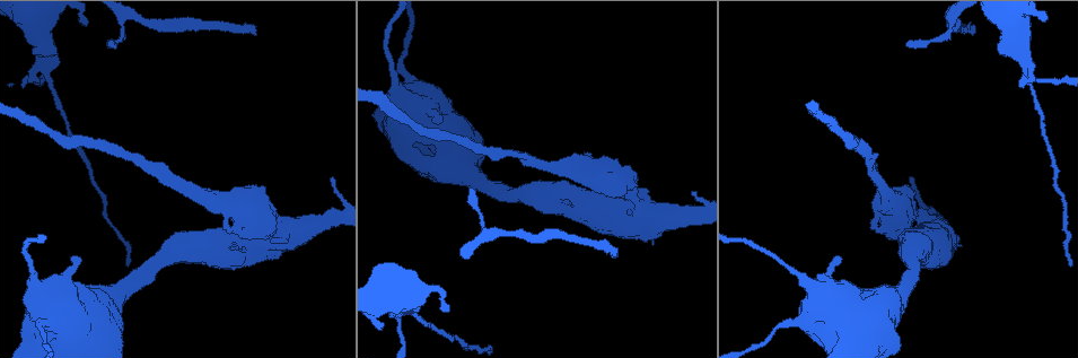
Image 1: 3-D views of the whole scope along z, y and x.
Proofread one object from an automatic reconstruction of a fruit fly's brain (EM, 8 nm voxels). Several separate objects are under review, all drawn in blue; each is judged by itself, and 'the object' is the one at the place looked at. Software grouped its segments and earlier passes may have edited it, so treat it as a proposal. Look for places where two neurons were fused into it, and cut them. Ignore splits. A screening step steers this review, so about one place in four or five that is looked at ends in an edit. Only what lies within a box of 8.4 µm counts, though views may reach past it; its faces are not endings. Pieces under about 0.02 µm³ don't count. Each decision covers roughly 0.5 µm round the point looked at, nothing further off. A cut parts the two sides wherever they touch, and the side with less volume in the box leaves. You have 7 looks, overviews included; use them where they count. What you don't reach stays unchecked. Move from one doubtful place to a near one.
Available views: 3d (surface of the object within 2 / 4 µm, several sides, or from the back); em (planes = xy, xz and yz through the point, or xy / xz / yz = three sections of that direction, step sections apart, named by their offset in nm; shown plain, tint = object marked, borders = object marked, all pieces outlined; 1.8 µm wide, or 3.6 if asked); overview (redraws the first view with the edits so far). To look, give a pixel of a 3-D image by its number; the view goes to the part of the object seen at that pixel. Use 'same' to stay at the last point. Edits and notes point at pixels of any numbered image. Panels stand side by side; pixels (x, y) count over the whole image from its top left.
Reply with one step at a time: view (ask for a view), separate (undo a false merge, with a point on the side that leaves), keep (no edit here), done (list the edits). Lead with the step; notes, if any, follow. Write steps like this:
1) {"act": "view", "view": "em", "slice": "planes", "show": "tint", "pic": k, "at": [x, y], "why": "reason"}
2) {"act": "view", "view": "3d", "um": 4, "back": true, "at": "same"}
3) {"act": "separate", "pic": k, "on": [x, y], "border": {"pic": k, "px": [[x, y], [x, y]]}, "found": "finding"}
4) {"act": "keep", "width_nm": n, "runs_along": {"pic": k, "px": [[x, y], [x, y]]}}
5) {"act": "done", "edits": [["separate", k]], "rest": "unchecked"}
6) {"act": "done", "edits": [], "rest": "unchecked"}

{"act": "view", "view": "em", "um": 3.6, "slice": "planes", "show": "borders", "pic": 1, "at": [399, 100], "why": "closes a loop"}

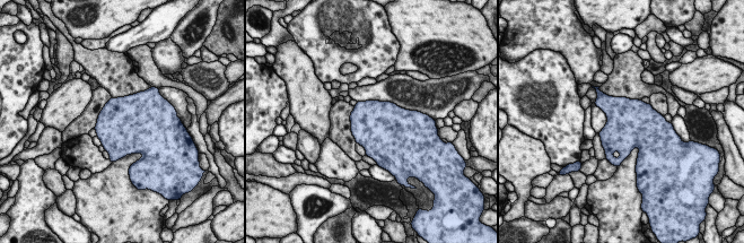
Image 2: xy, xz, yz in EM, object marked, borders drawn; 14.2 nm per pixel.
{"act": "keep", "found": "continuous, no second neuron"}

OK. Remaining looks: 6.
{"act": "view", "view": "em", "slice": "planes", "show": "tint", "pic": 1, "at": [114, 300], "why": "calibre changes"}

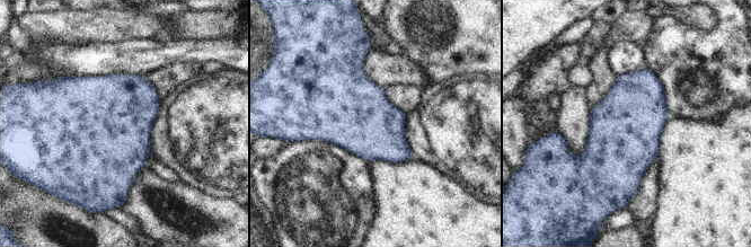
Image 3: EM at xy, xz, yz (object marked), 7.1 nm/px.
{"act": "keep", "width_nm": 500, "found": "all the same neuron"}

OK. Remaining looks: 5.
{"act": "view", "view": "em", "um": 3.6, "slice": "xy", "step": 16, "show": "tint", "pic": 1, "at": [225, 204], "why": "thick turns thin"}

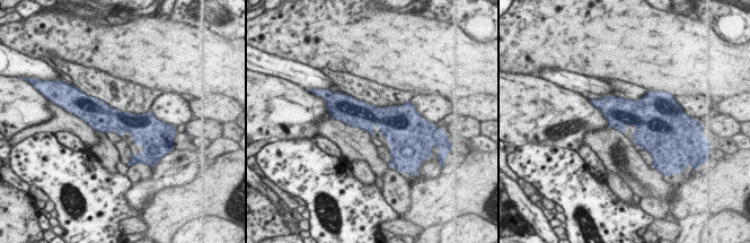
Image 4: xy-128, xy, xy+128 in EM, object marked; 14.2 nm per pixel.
{"act": "view", "view": "em", "um": 3.6, "slice": "planes", "show": "borders", "at": "same"}

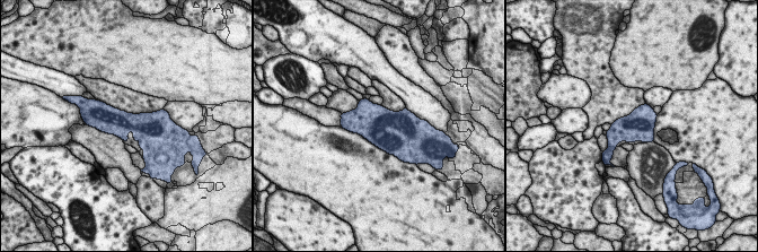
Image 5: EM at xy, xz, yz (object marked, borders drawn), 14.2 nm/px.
{"act": "keep", "found": "continuous, no second neuron"}

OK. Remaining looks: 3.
{"act": "done", "edits": [], "rest": "unchecked"}

